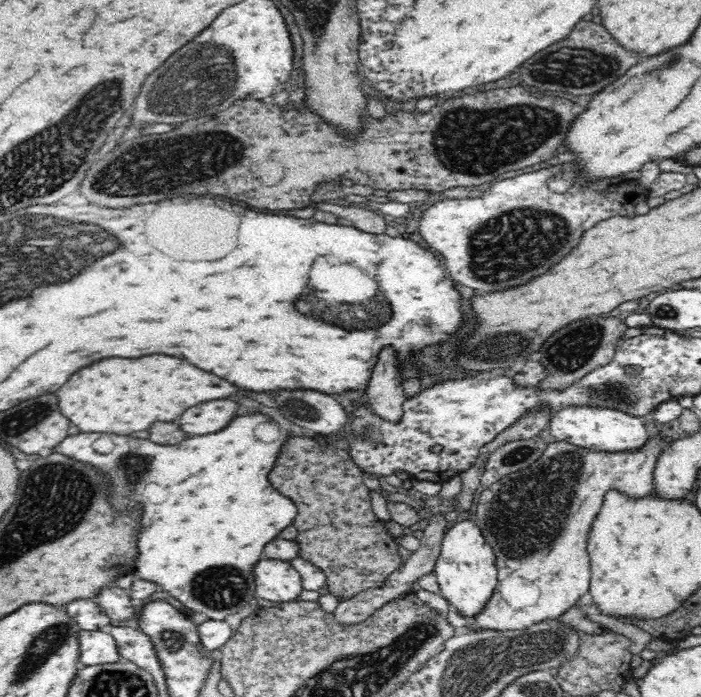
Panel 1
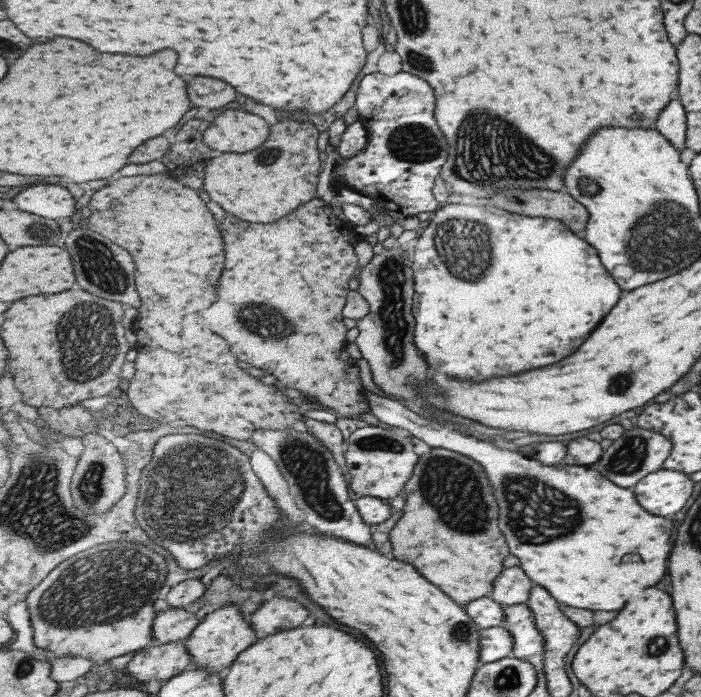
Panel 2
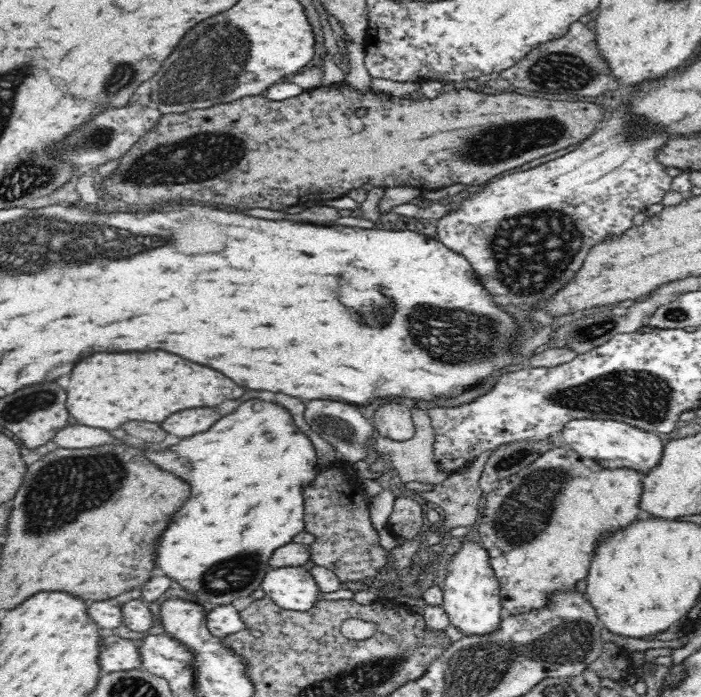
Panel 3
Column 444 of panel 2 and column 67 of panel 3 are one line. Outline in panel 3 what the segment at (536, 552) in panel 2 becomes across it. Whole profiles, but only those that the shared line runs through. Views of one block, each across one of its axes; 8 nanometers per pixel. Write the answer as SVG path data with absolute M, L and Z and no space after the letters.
M84 424L64 425L54 435L53 442L62 448L92 448L96 444L104 444L104 442L112 442L112 436L108 436L109 432L104 432L102 428L90 428Z

